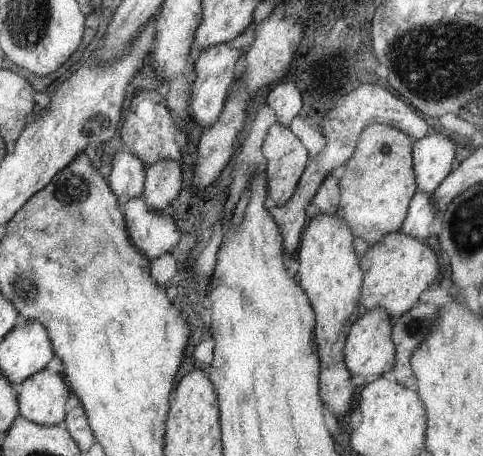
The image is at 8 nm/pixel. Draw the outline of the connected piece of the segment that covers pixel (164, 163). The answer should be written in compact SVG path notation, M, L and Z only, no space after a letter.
M158 160L154 166L145 168L145 181L142 191L144 202L162 212L169 208L182 190L182 170L174 160Z

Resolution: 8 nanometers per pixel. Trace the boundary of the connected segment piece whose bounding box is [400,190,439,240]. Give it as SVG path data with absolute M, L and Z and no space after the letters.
M418 190L411 200L410 211L400 228L400 234L406 234L418 240L430 237L432 235L430 226L438 216L431 194Z

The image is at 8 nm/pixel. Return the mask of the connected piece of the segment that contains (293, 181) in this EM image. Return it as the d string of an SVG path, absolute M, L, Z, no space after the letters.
M274 123L269 129L262 145L262 152L266 158L266 188L268 200L276 207L284 206L295 194L299 187L298 180L307 170L308 148L299 138L294 136L287 126Z

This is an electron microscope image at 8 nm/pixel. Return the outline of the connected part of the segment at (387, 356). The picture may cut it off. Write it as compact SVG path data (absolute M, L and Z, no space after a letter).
M374 308L374 310L363 310L360 320L352 324L352 336L347 336L347 350L344 356L347 356L347 367L356 372L356 376L374 376L382 377L384 372L388 372L395 367L394 364L394 344L390 338L392 322L388 311L384 308Z

